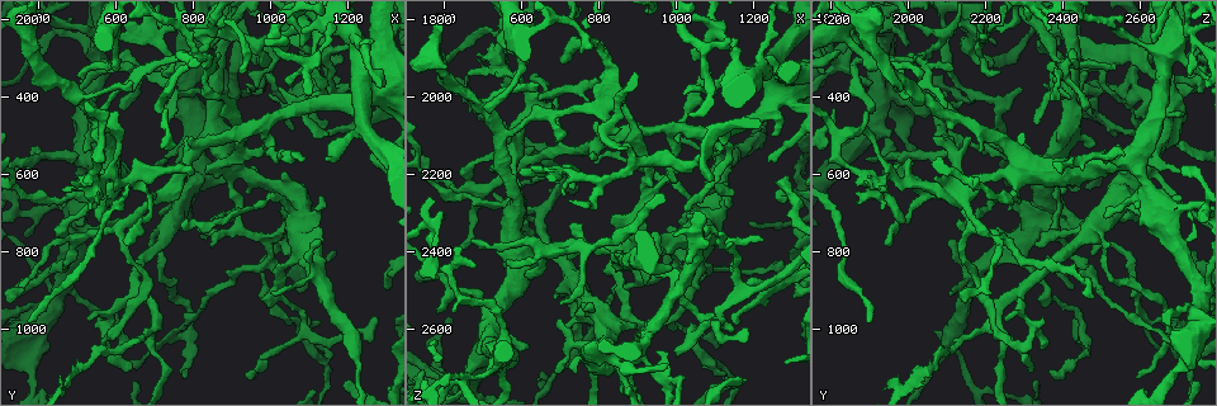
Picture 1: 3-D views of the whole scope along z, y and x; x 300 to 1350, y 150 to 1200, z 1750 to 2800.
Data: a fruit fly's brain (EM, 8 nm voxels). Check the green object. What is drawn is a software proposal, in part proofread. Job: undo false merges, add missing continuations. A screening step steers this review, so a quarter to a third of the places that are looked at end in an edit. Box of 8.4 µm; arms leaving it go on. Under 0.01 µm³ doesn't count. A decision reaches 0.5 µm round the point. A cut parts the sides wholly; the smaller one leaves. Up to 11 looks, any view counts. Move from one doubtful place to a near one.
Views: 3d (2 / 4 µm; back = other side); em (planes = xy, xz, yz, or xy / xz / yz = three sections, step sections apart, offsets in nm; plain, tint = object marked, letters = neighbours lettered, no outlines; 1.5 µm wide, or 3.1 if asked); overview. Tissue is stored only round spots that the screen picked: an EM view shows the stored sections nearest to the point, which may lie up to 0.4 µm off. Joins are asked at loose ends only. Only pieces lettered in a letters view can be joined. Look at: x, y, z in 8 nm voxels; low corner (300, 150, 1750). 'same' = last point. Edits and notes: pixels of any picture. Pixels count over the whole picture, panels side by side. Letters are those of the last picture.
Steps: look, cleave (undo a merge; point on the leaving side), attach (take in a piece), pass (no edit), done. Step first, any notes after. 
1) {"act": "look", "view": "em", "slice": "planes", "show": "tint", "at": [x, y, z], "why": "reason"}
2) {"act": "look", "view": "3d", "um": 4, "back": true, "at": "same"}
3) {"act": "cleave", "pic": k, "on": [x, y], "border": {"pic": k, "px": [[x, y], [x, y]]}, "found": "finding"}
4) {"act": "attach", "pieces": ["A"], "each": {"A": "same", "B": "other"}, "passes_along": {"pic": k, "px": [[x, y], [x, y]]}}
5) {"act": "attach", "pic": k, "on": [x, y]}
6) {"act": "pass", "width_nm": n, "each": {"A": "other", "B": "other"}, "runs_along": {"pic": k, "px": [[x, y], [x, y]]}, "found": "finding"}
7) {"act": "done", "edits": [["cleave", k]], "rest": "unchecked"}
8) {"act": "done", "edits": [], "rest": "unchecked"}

{"act": "look", "view": "em", "slice": "xz", "step": 8, "show": "letters", "at": [845, 790, 2330], "why": "branch stops here"}

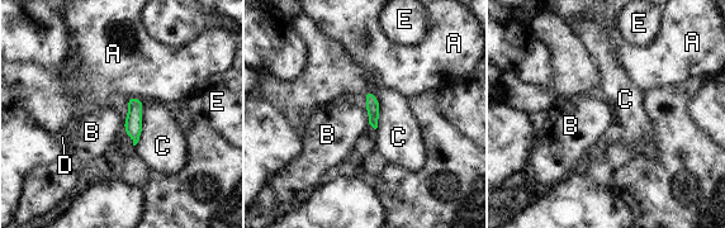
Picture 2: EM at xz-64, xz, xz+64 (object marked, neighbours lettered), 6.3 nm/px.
{"act": "pass", "each": {"A": "other", "B": "other", "C": "other", "D": "other", "E": "other"}, "border": {"pic": 2, "px": [[366, 90], [379, 104], [375, 128]]}, "found": "no lettered piece goes on from it"}

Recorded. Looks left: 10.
{"act": "look", "view": "em", "slice": "yz", "step": 4, "show": "tint", "at": [1130, 740, 2225], "why": "branch stops here"}

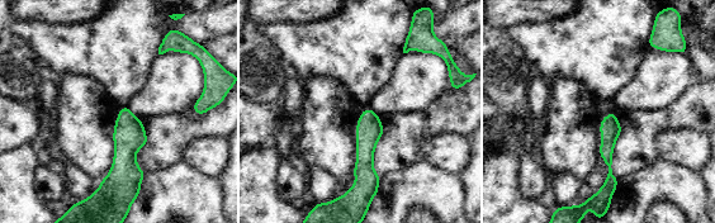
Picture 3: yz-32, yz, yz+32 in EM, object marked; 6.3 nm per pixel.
{"act": "look", "view": "em", "slice": "planes", "show": "letters", "at": "same"}

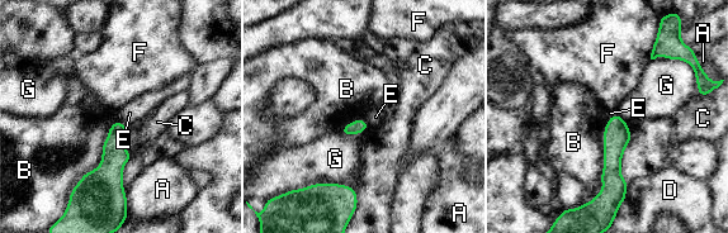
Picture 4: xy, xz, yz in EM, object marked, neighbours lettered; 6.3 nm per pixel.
{"act": "pass", "longest_contact_nm": ["B", 550], "each": {"A": "other", "B": "other", "C": "other", "D": "other", "E": "other", "F": "other", "G": "other"}, "runs_along": {"pic": 4, "px": [[617, 118], [611, 185], [603, 194]]}, "found": "none of them fits"}

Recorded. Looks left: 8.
{"act": "look", "view": "3d", "um": 2, "at": [820, 480, 2680], "why": "sharp bend"}

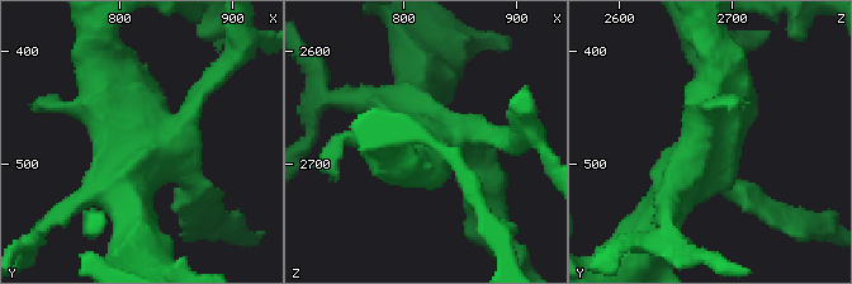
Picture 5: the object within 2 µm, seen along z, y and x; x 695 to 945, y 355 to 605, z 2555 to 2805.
{"act": "look", "view": "em", "slice": "xz", "step": 4, "show": "tint", "at": [818, 480, 2678], "why": "shape alone is not enough"}

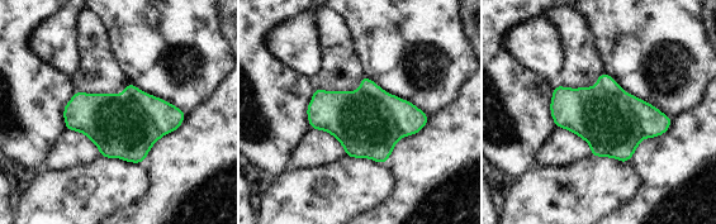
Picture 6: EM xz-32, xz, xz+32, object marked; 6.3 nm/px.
{"act": "look", "view": "em", "slice": "planes", "show": "letters", "at": "same", "why": "cut it another way"}

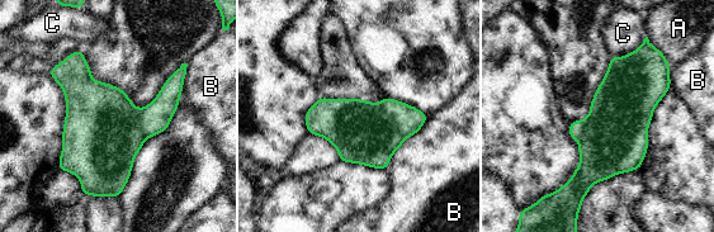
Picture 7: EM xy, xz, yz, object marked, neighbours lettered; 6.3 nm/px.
{"act": "cleave", "pic": 7, "on": [408, 119], "each": {"A": "other", "B": "other", "C": "other"}, "found": "a second neuron is stuck on"}

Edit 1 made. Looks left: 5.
{"act": "look", "view": "em", "slice": "planes", "show": "plain", "at": [740, 335, 2235], "why": "an open end"}

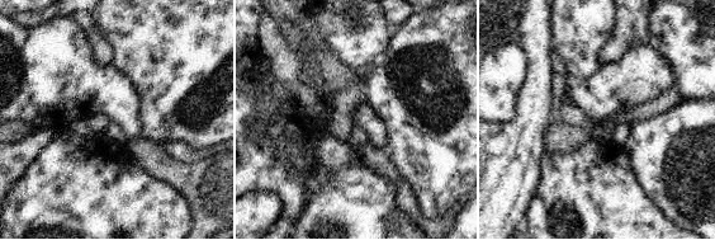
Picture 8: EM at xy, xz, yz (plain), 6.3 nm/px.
{"act": "look", "view": "em", "slice": "planes", "show": "letters", "at": "same"}

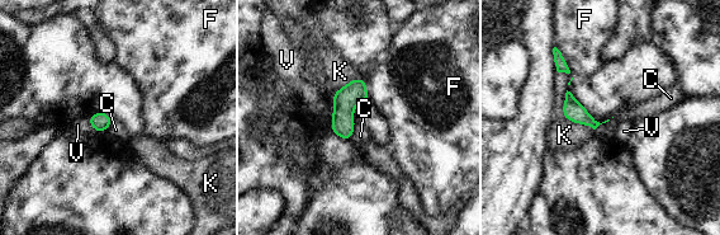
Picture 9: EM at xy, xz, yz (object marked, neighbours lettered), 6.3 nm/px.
{"act": "pass", "each": {"C": "other", "F": "other", "K": "other", "V": "other"}, "border": {"pic": 9, "px": [[355, 125], [354, 134], [347, 140]]}, "found": "none of them fits"}

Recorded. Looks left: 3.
{"act": "done", "edits": [["cleave", 7]], "rest": "unchecked"}

